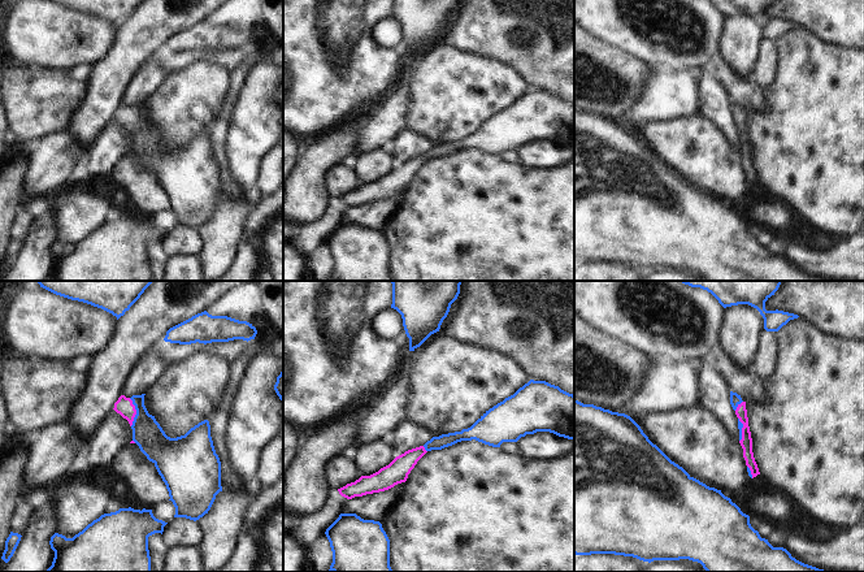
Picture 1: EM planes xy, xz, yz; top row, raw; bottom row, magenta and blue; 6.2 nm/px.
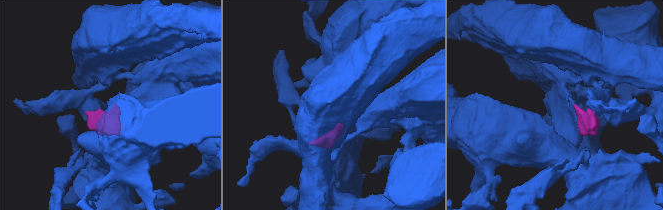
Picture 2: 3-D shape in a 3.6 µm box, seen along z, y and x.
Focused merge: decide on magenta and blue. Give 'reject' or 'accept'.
accept

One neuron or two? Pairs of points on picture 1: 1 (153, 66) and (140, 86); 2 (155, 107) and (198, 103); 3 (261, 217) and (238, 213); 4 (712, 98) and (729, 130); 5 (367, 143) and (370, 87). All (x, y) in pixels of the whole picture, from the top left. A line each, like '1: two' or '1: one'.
1: one
2: one
3: two
4: one
5: two

